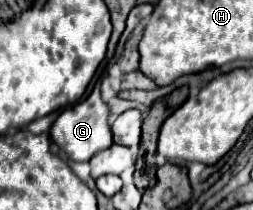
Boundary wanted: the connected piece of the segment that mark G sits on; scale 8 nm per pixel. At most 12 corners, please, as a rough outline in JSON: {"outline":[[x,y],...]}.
{"outline":[[100,89],[64,109],[50,135],[74,161],[108,149]]}

